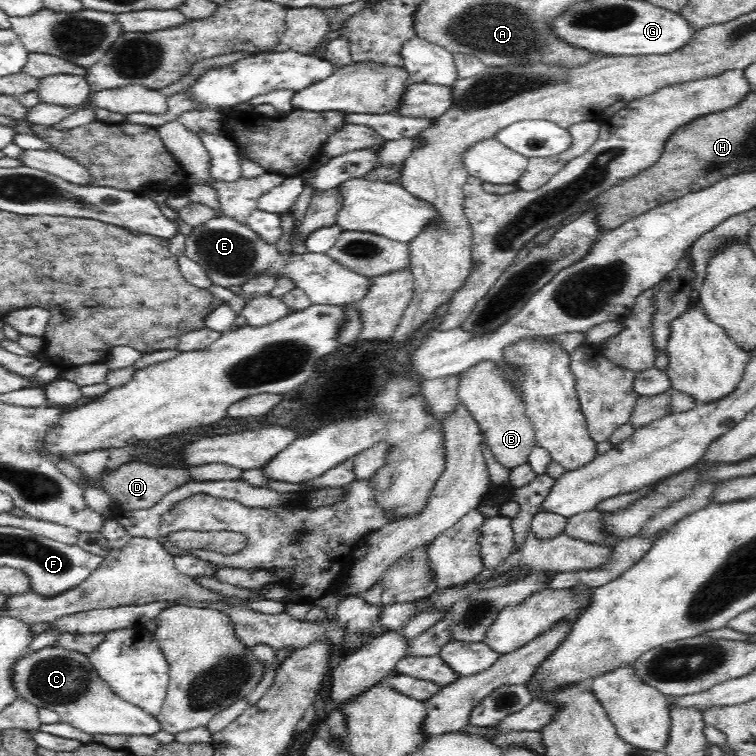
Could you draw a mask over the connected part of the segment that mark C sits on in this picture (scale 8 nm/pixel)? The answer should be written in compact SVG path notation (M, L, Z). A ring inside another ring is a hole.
M60 646L36 650L30 656L18 660L14 674L17 694L29 700L38 709L46 708L56 712L61 722L70 724L78 731L90 734L144 734L154 735L162 730L156 716L122 700L100 679L90 663L89 656L73 652Z

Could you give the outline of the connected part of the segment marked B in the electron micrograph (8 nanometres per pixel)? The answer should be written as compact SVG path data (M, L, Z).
M480 361L461 373L457 397L473 419L479 424L485 442L495 459L506 468L528 463L530 452L537 445L536 431L531 420L525 415L525 404L514 391L512 383L501 374L501 365L492 361Z

